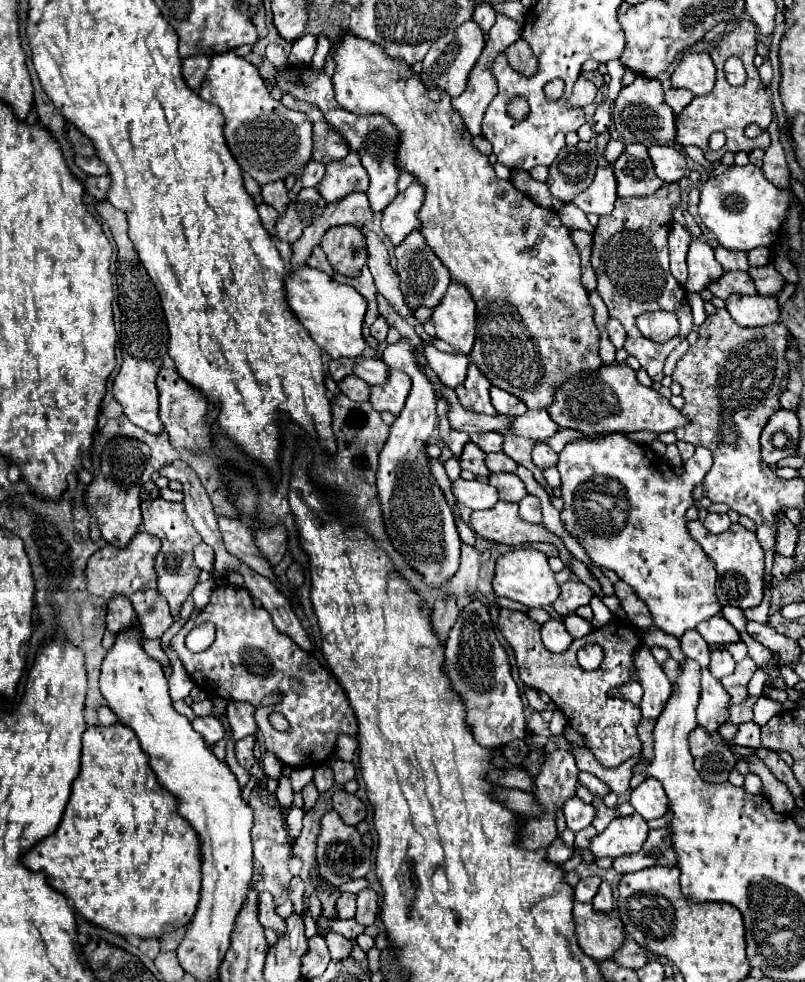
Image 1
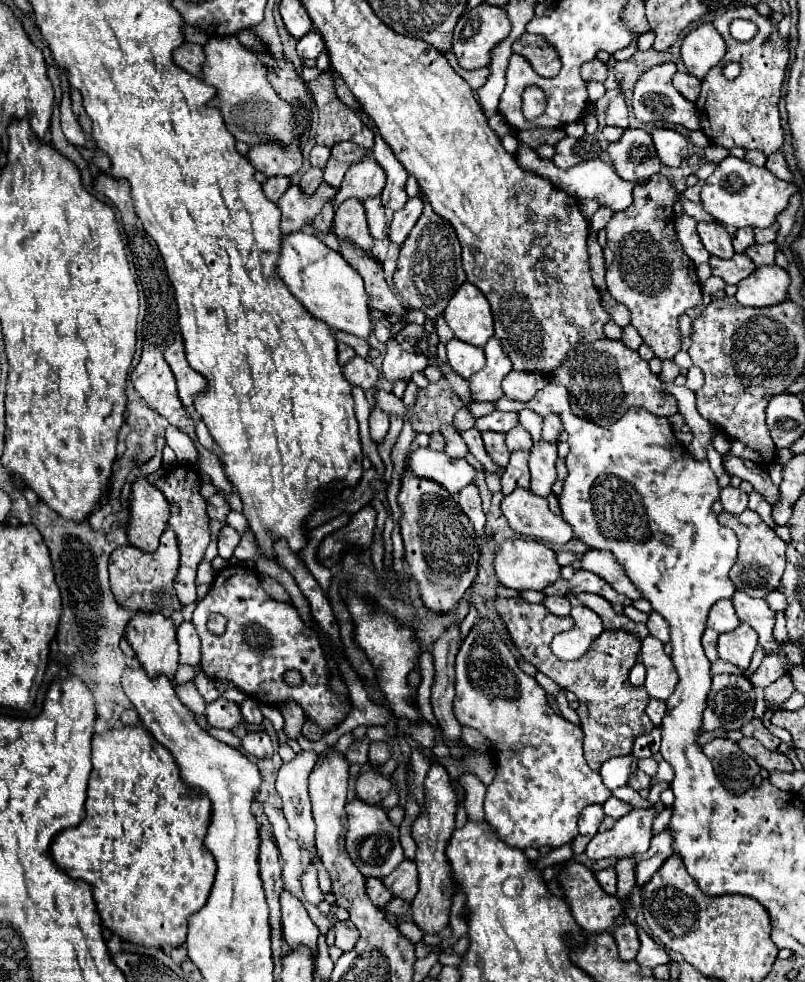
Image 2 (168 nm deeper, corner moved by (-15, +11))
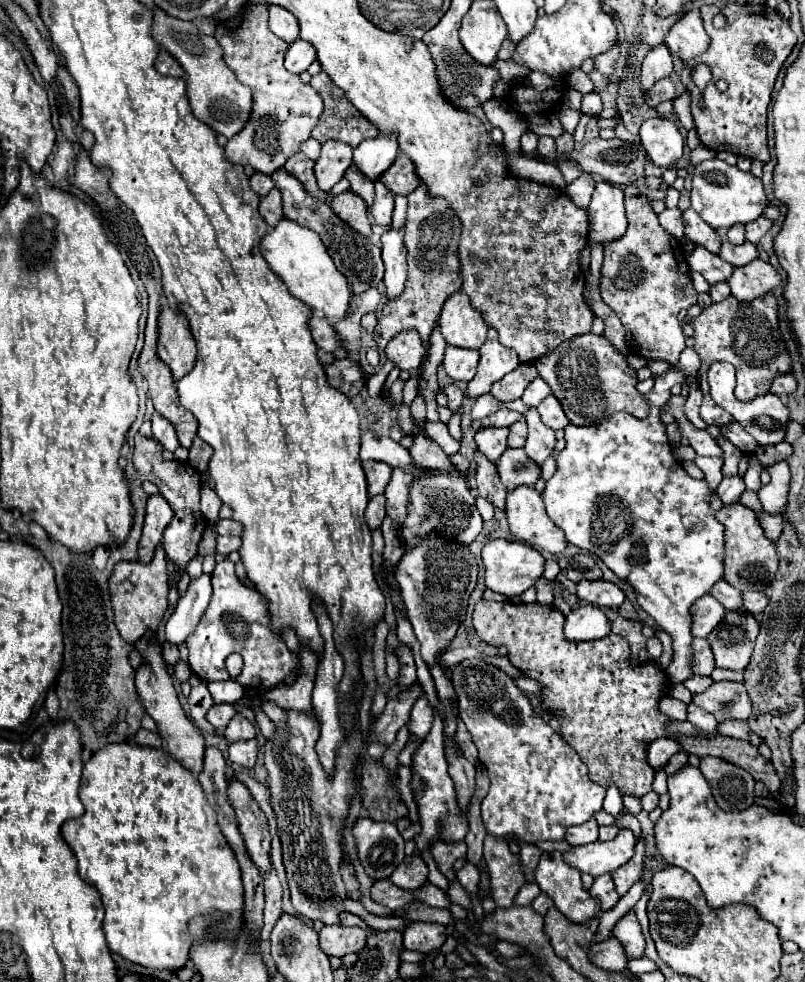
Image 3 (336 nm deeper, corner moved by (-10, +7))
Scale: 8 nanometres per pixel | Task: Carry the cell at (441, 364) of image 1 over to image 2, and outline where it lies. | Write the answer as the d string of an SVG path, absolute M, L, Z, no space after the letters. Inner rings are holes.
M453 338L447 344L447 360L451 368L455 368L455 372L459 372L463 378L471 378L485 366L483 348L461 342L459 338Z

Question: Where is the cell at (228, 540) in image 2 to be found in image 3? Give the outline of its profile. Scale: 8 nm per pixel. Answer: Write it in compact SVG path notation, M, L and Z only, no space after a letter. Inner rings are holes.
M218 536L218 544L216 544L216 550L220 554L230 554L234 550L238 550L242 544L240 536Z

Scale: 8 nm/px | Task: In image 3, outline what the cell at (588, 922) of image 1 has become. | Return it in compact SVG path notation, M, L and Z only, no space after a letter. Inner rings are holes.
M544 852L540 856L540 862L534 870L534 876L536 876L536 884L540 886L542 892L546 892L554 906L566 916L570 918L572 922L586 922L590 920L590 916L598 916L598 902L582 888L582 880L580 880L580 872L570 868L568 864L564 864L564 858L560 852Z

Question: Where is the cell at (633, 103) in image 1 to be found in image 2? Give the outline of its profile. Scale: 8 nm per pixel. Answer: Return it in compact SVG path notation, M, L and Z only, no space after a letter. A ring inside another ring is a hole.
M665 62L665 64L659 64L659 66L653 66L649 68L647 72L641 74L639 82L635 84L635 90L633 90L633 112L635 112L635 118L643 124L657 124L657 122L667 122L667 124L681 124L685 126L687 130L699 130L699 116L697 116L697 110L695 110L695 104L689 102L687 98L679 96L679 92L673 88L671 84L671 78L675 76L677 68L673 62Z

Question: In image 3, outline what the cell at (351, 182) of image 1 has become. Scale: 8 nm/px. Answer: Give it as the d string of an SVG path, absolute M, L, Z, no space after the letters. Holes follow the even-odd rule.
M334 140L324 142L322 152L314 166L318 188L322 192L328 192L344 176L350 164L352 164L352 148L348 144L338 144Z

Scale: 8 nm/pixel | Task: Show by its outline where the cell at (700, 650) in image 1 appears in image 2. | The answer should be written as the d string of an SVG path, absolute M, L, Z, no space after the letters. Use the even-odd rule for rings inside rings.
M707 628L707 630L703 632L703 650L705 650L705 654L707 654L707 658L709 658L711 662L715 662L715 660L719 658L717 648L715 648L717 636L719 636L719 634L717 634L715 630L711 630L711 628Z

